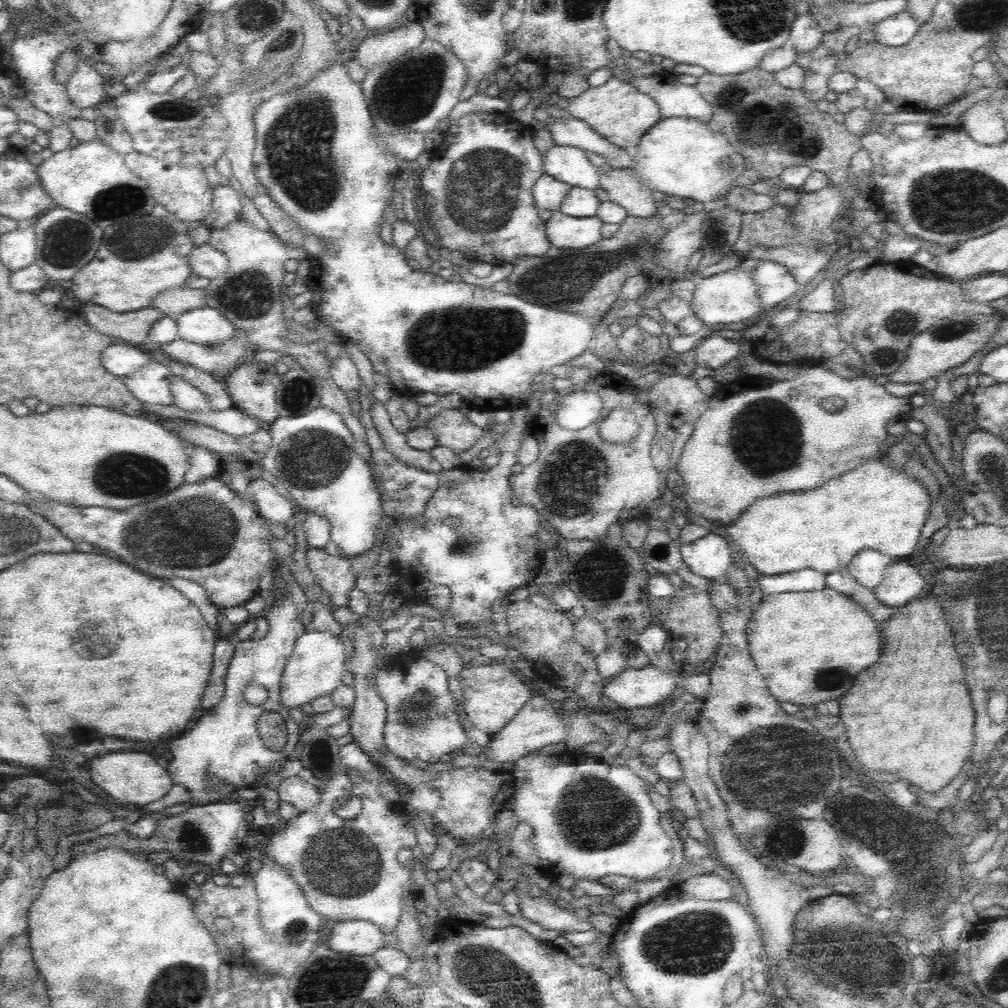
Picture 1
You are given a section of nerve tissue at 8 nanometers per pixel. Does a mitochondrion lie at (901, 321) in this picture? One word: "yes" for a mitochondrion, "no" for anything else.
yes

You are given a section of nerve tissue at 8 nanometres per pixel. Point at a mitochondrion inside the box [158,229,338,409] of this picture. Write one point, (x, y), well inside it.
(247, 296)

